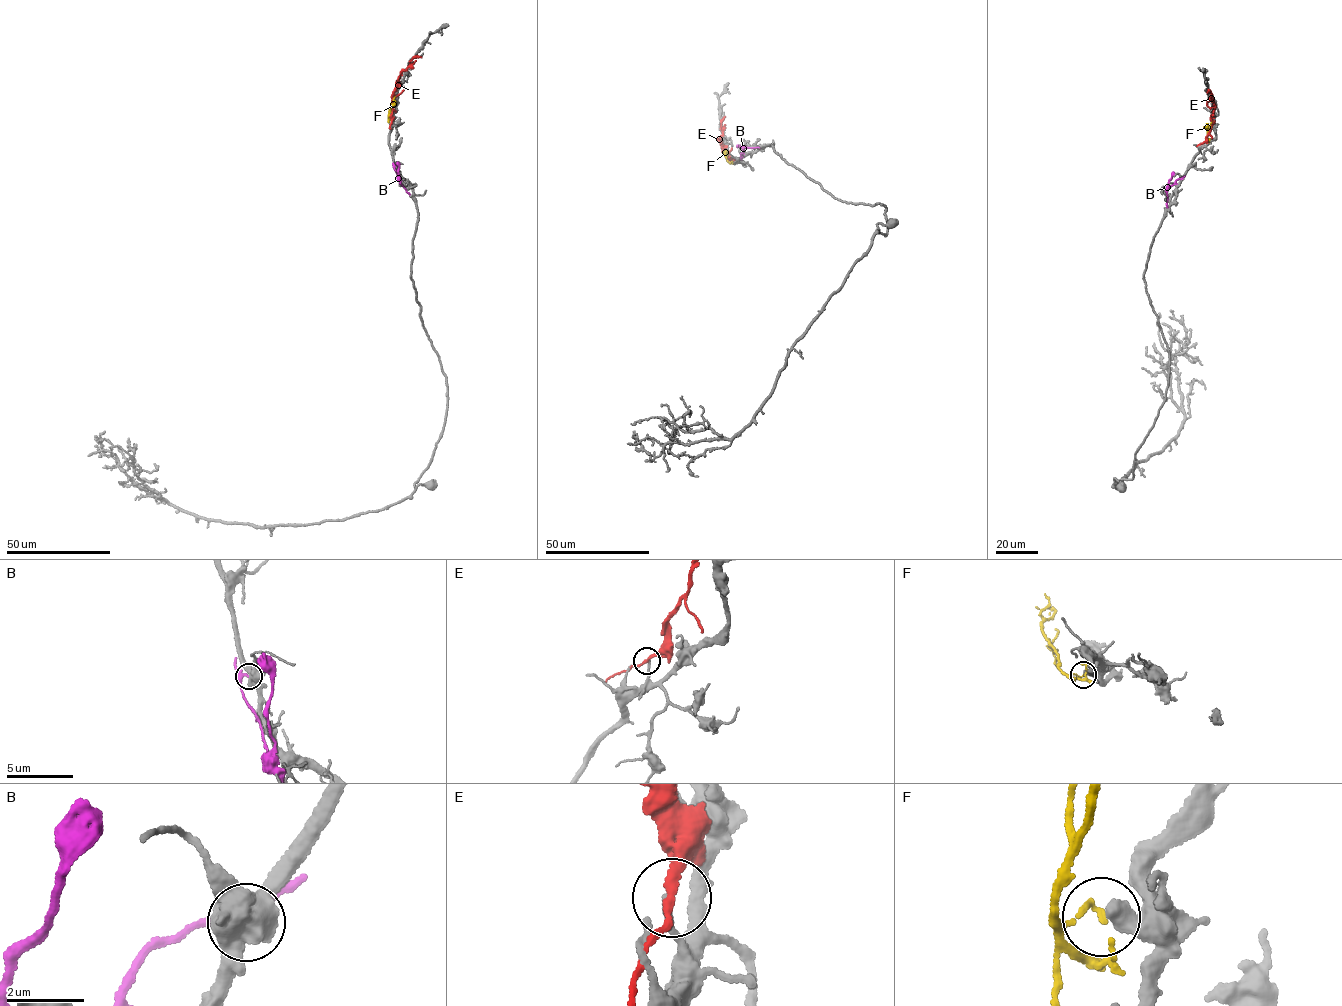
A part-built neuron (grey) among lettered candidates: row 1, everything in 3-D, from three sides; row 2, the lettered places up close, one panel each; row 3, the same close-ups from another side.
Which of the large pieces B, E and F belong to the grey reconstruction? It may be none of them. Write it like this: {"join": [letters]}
{"join": []}

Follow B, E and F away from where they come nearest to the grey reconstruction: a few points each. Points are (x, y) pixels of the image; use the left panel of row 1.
B: (395, 165), (399, 181), (410, 194)
E: (391, 122), (396, 81), (412, 58), (421, 57)
F: (390, 117), (388, 116), (394, 95)

